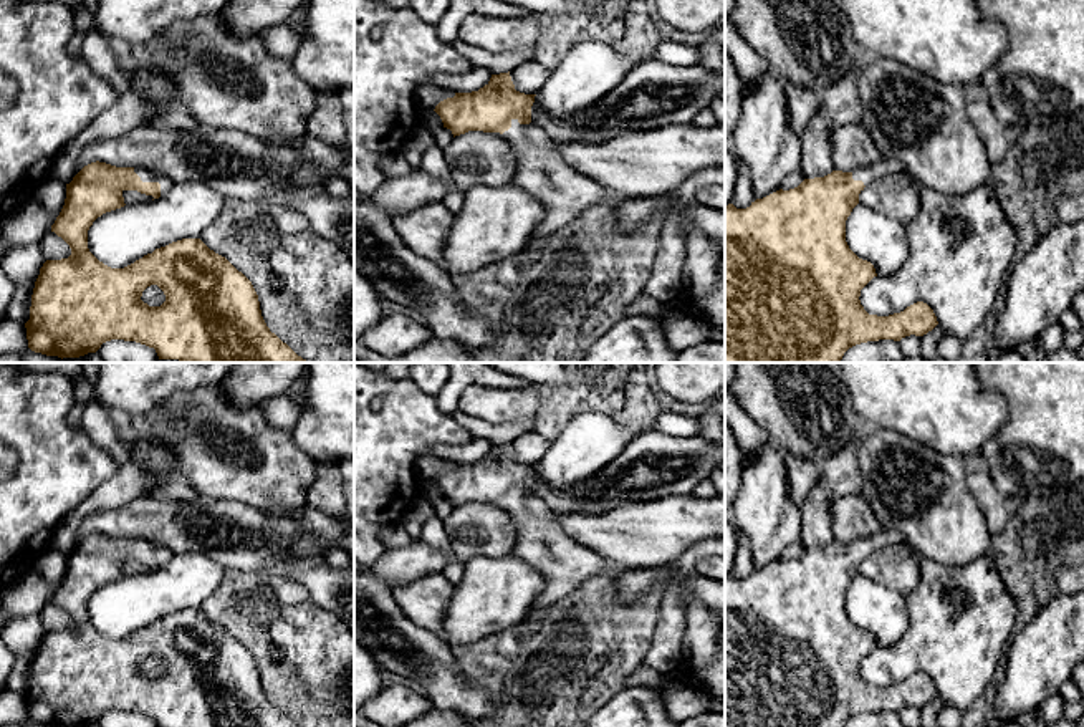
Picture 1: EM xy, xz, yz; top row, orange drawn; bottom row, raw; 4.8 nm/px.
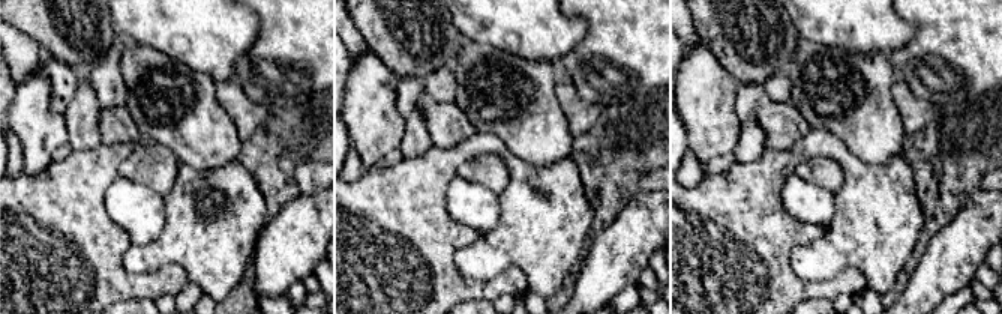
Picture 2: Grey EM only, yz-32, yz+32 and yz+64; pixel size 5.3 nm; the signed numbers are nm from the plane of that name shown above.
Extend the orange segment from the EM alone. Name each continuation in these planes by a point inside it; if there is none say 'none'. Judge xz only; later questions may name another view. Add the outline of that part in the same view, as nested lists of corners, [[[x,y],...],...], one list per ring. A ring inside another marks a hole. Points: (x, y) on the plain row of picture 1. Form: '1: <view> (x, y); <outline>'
1: xz (565, 563); [[[511,490],[503,508],[516,525],[513,553],[544,578],[544,591],[535,599],[533,611],[564,599],[583,581],[612,565],[564,533],[554,512],[538,493],[520,495]]]

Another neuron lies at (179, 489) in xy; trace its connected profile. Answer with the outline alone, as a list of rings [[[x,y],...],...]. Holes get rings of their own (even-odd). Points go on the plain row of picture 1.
[[[182,475],[170,479],[162,489],[161,497],[174,498],[179,502],[194,502],[200,495],[195,492],[195,489],[190,485],[187,479]]]

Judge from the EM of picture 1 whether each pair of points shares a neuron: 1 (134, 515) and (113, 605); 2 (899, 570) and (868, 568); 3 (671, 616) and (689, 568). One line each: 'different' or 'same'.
1: different
2: same
3: same

